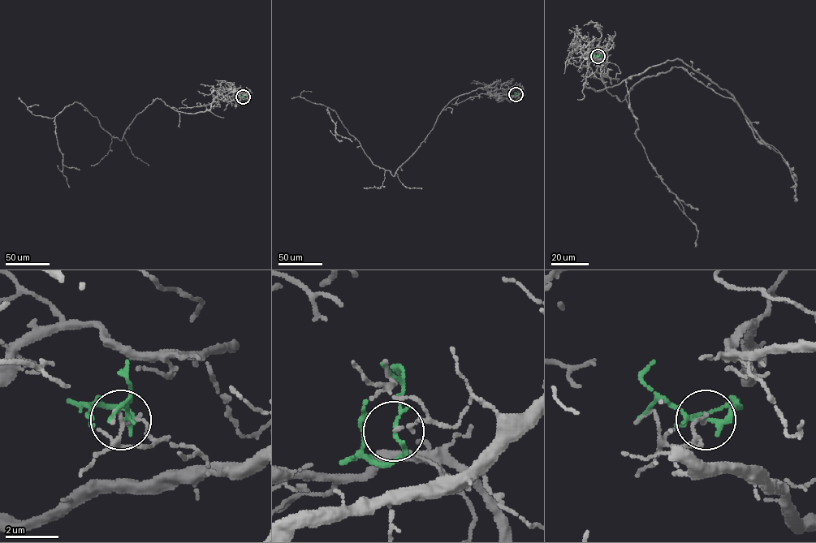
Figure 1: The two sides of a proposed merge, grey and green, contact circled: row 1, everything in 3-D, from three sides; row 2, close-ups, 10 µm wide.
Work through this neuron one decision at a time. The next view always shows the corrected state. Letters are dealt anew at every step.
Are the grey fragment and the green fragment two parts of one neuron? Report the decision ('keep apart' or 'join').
keep apart

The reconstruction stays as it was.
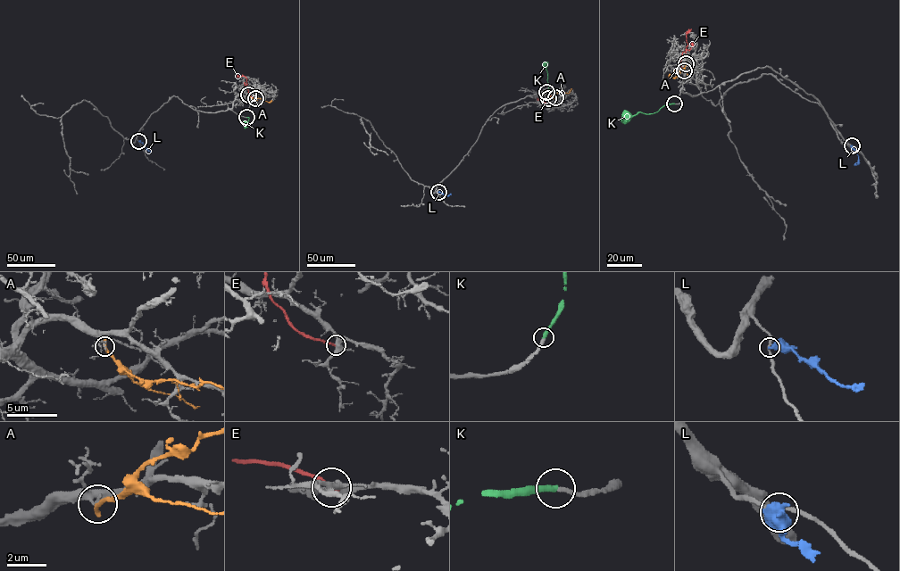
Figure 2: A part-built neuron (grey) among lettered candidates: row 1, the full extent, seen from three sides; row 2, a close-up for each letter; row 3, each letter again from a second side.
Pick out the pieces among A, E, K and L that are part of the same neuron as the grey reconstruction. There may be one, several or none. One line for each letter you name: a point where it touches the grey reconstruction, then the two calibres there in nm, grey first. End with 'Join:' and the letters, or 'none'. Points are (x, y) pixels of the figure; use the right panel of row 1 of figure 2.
K: meets grey at (674, 103); 260 nm thick on the grey side, 320 nm on the other
Join: K

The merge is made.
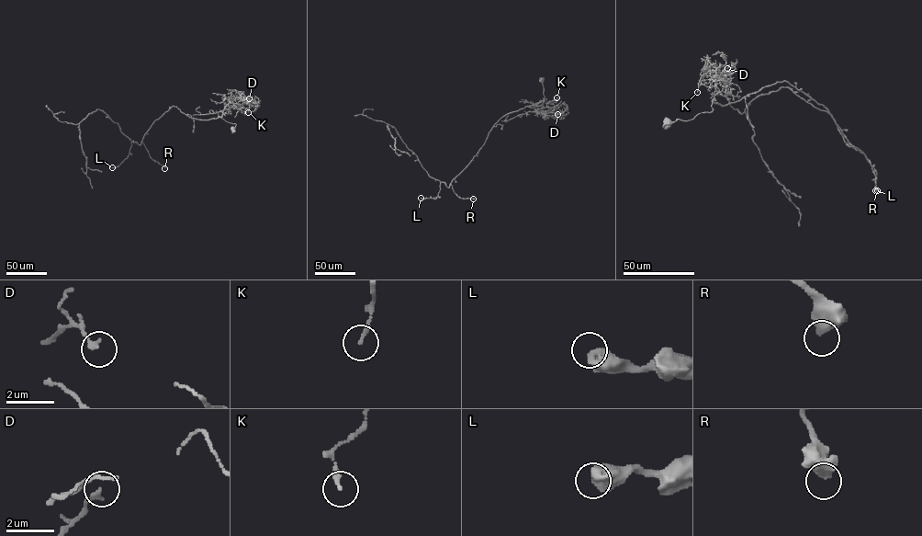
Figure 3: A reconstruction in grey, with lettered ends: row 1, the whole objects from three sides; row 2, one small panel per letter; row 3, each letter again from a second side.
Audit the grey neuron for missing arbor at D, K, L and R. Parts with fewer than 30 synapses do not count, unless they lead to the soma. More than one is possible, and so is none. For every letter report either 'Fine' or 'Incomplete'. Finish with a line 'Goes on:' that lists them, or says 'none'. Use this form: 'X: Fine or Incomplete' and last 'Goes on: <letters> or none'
D: Fine
K: Fine
L: Fine
R: Fine
Goes on: none

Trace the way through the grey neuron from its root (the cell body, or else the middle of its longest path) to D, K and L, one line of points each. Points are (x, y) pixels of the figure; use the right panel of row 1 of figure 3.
D: (668, 121), (712, 111), (715, 83), (730, 84), (732, 67), (727, 68)
K: (668, 121), (690, 120), (701, 113), (712, 111), (719, 75), (704, 70), (697, 92)
L: (668, 121), (786, 81), (821, 104), (856, 150), (847, 144), (864, 154), (877, 173), (875, 190)

